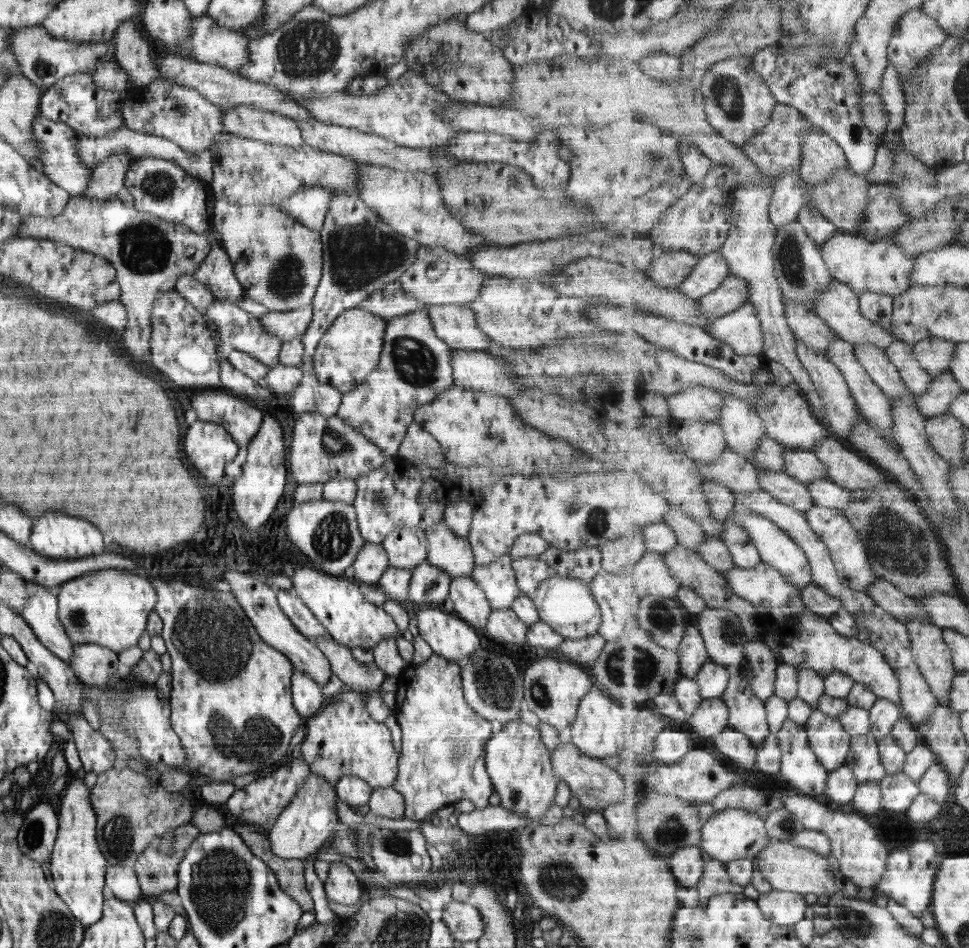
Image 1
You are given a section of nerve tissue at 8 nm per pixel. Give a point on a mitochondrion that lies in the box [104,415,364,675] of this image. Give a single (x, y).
(331, 538)

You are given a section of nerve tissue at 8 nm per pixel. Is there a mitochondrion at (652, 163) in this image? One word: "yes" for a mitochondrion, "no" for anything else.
yes

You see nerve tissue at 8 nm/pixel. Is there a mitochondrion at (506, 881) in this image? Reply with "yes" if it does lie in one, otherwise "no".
yes

